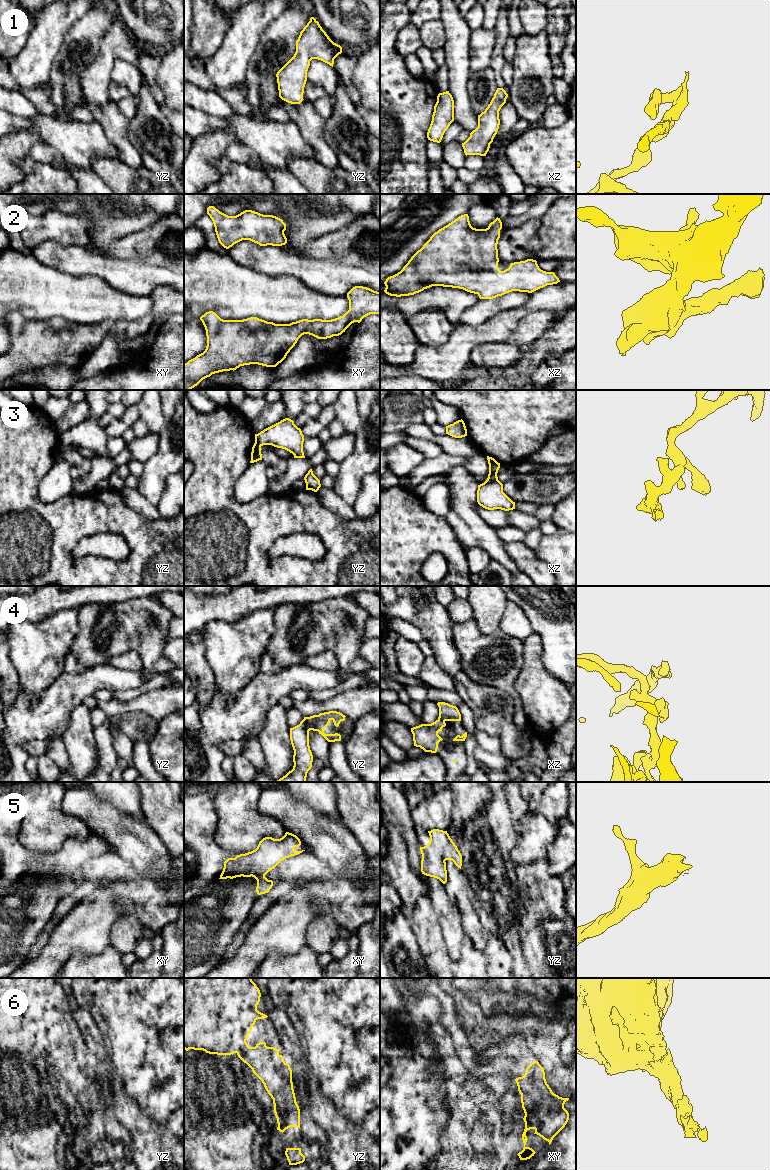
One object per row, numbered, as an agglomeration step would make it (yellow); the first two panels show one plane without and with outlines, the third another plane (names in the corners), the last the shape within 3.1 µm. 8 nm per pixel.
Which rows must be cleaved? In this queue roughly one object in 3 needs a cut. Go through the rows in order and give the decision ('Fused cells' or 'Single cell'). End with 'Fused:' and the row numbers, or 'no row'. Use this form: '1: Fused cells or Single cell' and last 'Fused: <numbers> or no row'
1: Single cell
2: Single cell
3: Fused cells
4: Single cell
5: Single cell
6: Single cell
Fused: 3

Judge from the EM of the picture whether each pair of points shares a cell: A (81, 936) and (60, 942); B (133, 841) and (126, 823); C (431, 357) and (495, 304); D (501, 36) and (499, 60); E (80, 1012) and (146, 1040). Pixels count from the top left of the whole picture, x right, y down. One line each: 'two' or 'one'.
A: one
B: one
C: two
D: one
E: two

